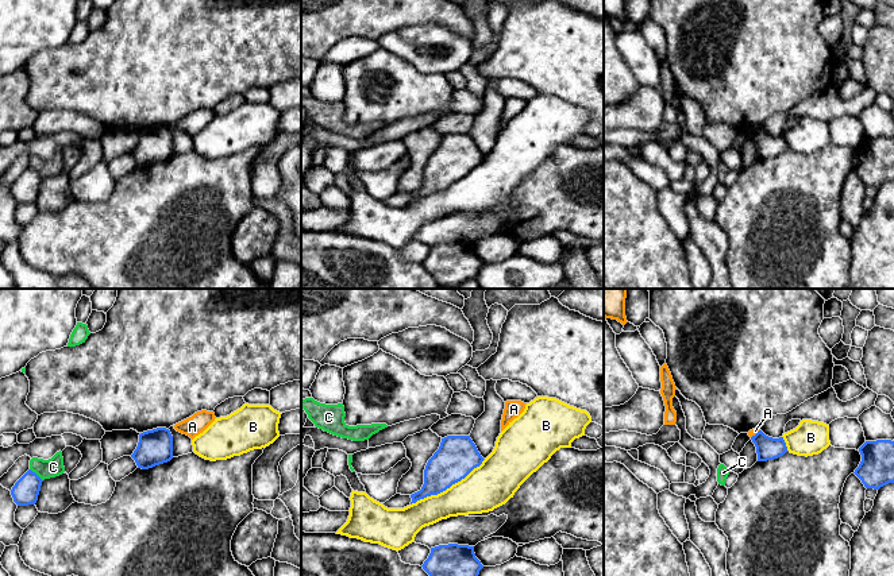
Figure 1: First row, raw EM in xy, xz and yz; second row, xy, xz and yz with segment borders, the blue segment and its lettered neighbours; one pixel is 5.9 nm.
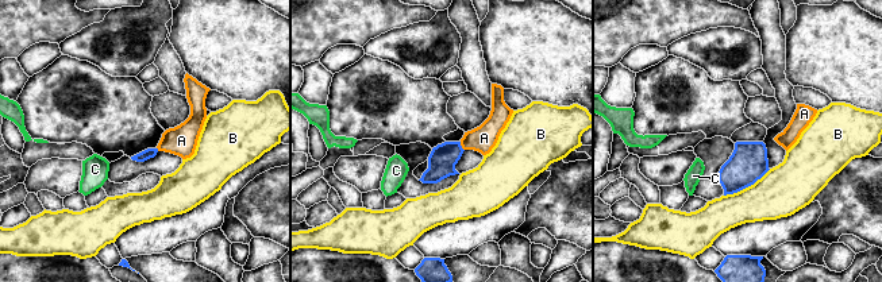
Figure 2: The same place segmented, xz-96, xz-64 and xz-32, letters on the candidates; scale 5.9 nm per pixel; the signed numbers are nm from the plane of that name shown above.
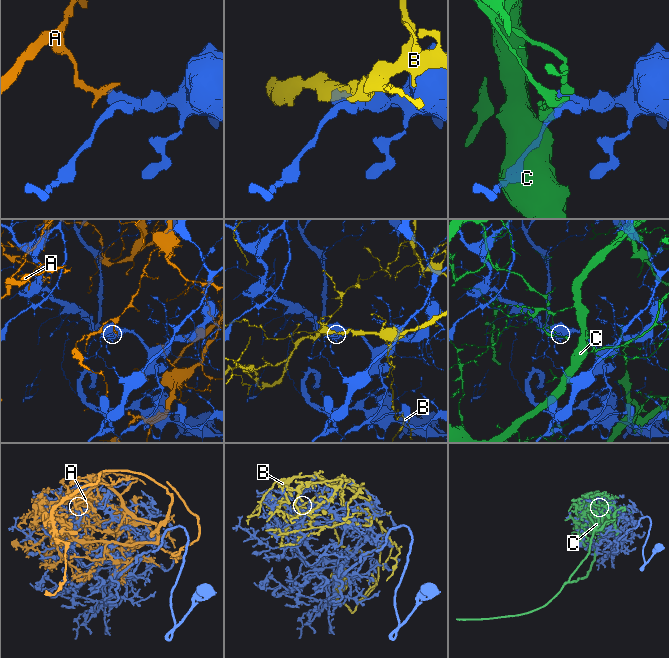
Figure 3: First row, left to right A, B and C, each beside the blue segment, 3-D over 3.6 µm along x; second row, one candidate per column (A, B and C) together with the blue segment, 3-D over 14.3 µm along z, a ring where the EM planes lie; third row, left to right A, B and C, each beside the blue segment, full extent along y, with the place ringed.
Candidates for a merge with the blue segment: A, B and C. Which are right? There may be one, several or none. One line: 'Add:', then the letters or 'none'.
Add: none

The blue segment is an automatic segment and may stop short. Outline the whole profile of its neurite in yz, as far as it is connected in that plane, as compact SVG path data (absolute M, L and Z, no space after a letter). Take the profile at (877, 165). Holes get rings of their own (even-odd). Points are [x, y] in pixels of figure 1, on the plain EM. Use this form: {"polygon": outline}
{"polygon": "M866 139L859 150L862 159L853 171L866 186L879 188L889 181L894 181L894 139Z"}

